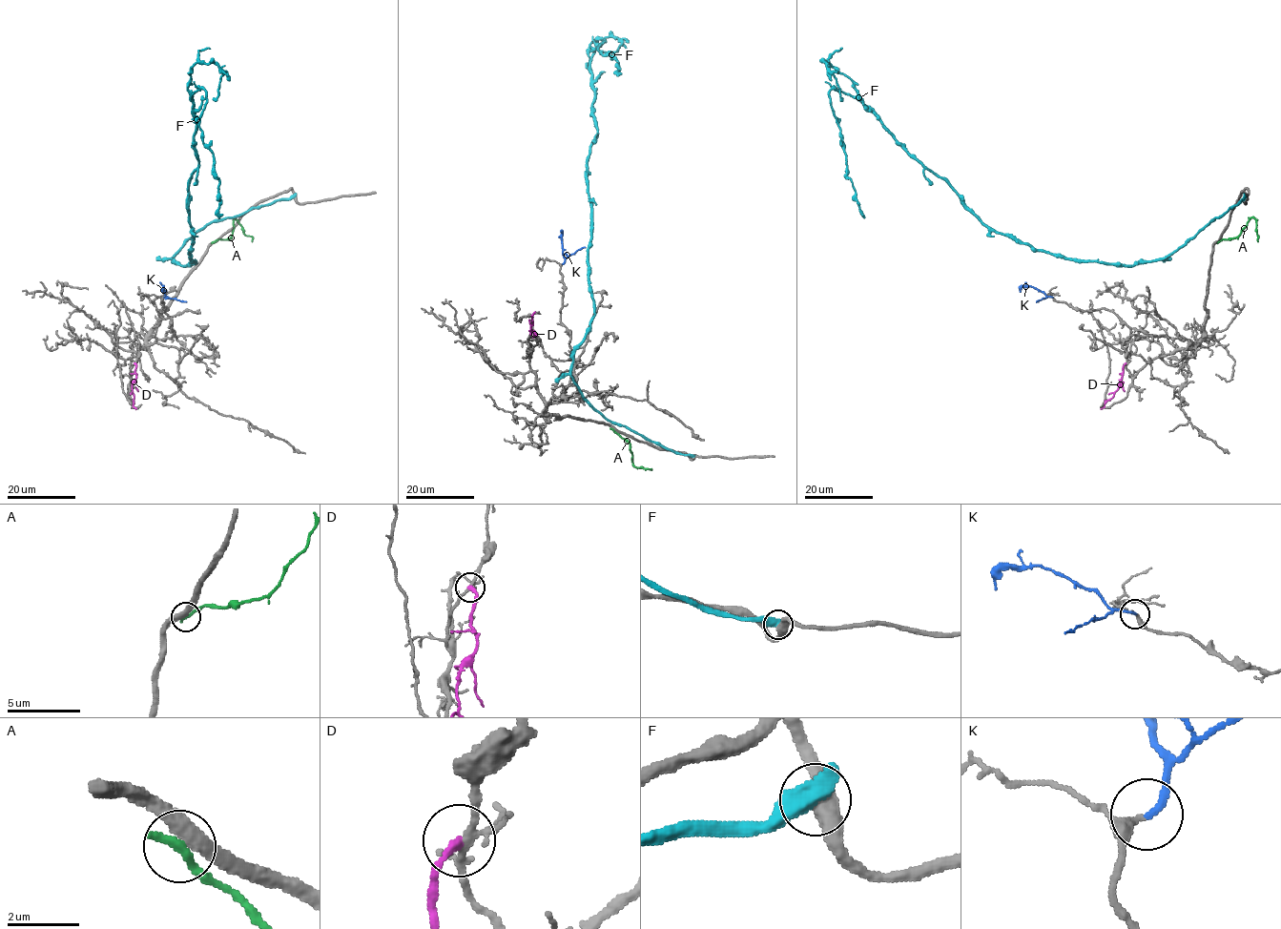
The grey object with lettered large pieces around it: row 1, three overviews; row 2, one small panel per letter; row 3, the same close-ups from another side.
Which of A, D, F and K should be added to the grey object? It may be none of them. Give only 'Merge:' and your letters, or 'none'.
Merge: K

